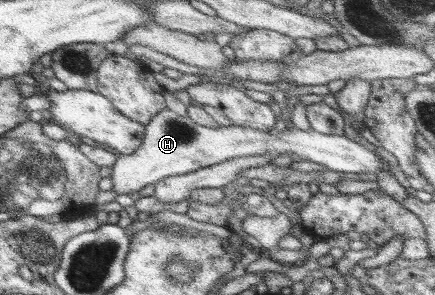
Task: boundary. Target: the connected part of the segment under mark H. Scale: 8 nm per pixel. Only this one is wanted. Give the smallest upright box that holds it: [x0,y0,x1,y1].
[112,109,390,194]

